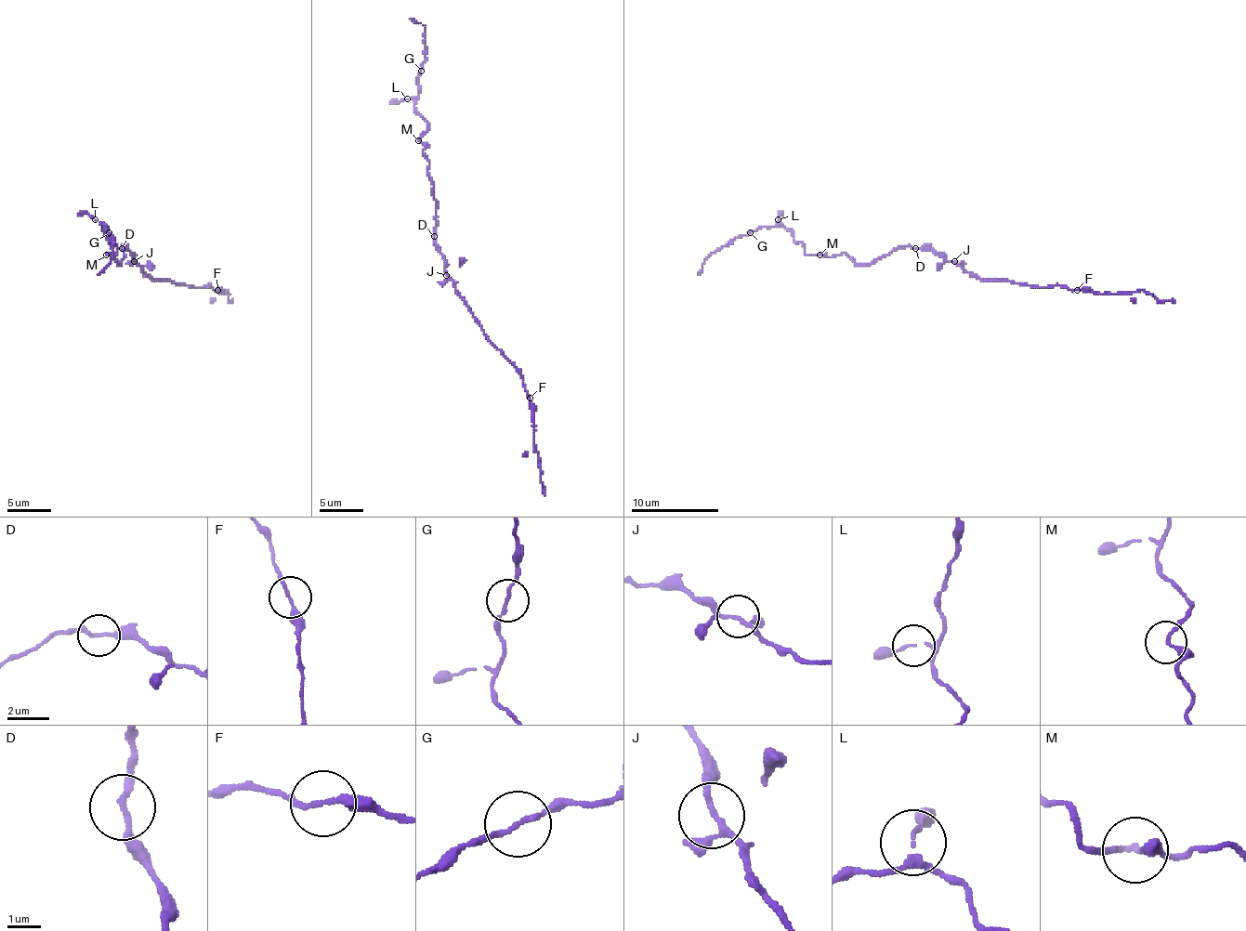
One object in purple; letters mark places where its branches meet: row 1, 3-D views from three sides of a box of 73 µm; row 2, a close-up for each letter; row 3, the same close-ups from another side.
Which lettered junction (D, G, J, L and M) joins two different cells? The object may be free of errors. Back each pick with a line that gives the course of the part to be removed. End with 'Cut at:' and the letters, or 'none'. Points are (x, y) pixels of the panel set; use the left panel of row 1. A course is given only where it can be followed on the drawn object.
Cut at: none

